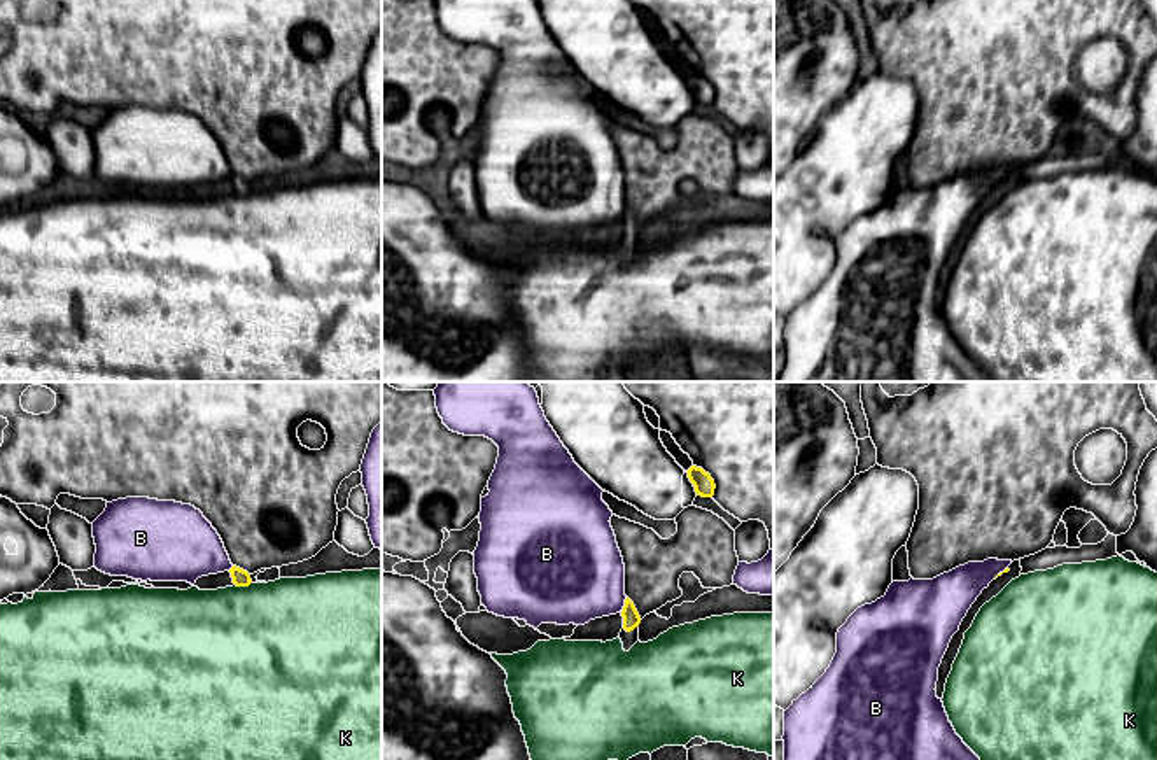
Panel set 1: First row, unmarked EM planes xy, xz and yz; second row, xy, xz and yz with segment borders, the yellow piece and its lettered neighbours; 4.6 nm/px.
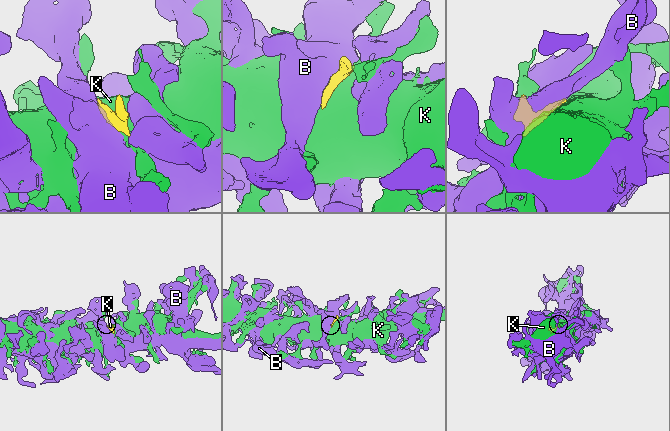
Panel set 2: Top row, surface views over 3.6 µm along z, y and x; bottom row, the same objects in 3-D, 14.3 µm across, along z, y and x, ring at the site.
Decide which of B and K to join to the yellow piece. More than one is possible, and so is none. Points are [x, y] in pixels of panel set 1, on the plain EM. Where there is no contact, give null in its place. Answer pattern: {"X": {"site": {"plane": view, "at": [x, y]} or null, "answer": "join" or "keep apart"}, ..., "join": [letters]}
{"B": {"site": {"plane": "xz", "at": [625, 212]}, "answer": "keep apart"}, "K": {"site": {"plane": "xy", "at": [242, 193]}, "answer": "keep apart"}, "join": []}

